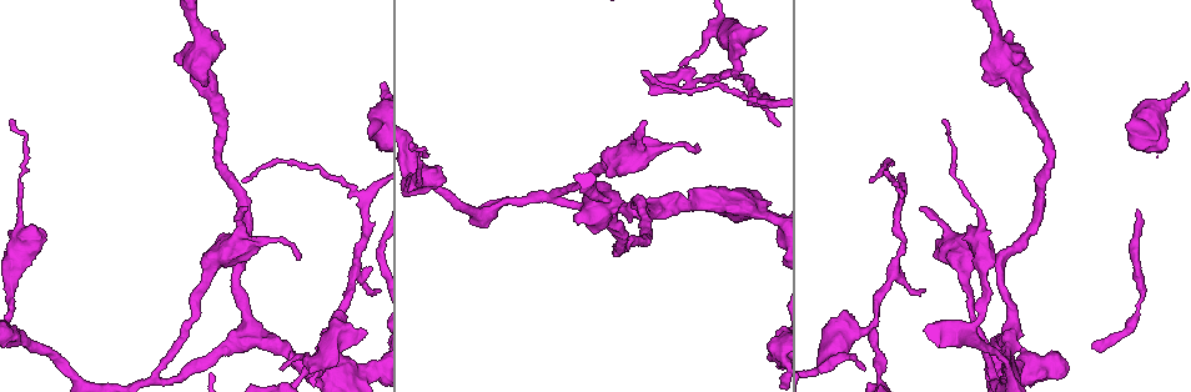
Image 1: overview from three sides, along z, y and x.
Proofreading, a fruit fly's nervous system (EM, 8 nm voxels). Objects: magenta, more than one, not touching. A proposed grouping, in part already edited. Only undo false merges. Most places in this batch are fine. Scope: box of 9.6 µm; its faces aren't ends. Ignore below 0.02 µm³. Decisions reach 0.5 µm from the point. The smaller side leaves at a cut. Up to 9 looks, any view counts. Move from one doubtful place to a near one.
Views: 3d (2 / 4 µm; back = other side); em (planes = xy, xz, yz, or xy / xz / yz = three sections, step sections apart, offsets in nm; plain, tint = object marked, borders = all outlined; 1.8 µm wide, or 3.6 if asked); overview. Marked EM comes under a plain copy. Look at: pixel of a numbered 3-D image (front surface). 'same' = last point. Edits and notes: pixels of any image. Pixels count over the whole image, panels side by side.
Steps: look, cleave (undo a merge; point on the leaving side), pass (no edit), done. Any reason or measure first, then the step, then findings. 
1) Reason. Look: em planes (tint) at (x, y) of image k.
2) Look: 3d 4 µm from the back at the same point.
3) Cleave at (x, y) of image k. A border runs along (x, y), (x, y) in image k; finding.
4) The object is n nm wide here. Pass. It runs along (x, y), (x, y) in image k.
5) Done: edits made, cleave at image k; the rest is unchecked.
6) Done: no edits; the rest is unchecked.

A fork. Look: 3d 2 µm at (764, 101) of image 1.

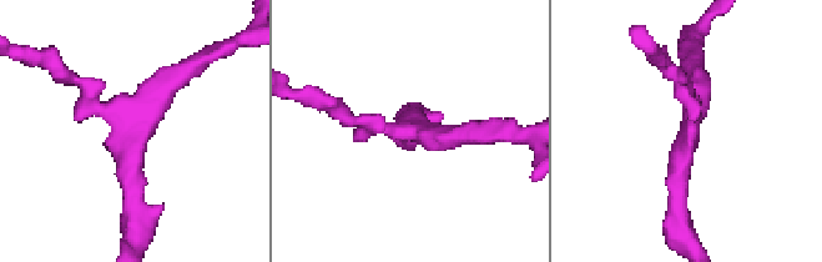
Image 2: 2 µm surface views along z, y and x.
3 arms meet here; shape alone is not enough. Look: em planes (tint) at (406, 129) of image 2.

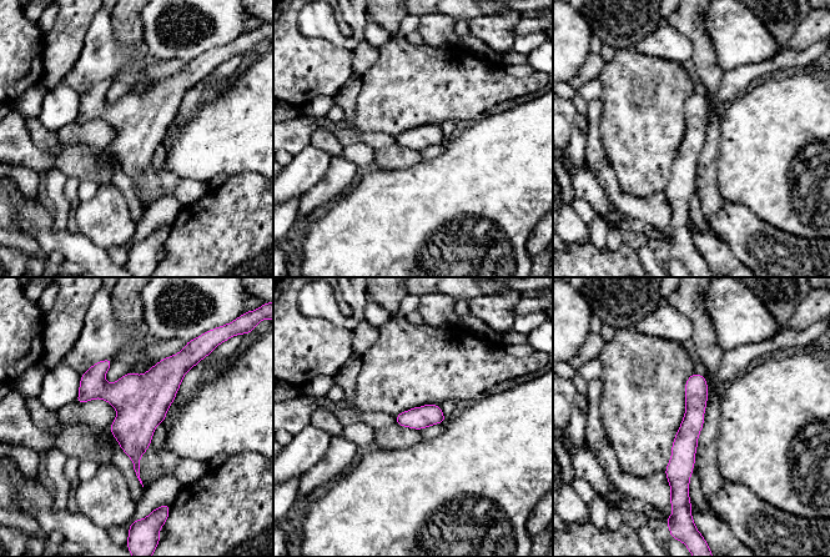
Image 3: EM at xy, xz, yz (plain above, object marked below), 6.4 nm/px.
Pass. One neuron here.

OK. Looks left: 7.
Sudden change in width. Look: 3d 2 µm at (207, 89) of image 1.

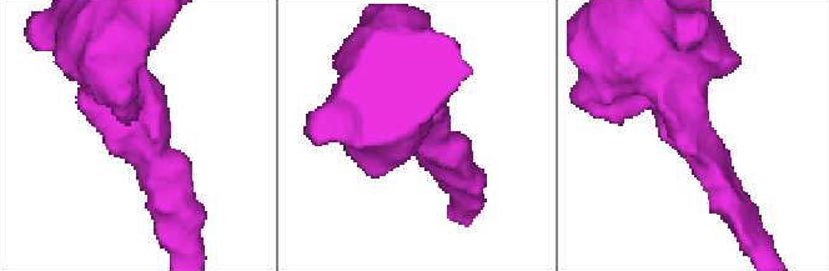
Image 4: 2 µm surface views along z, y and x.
Look: em 3.6 µm yz step 8 (tint) at (684, 123) of image 4.

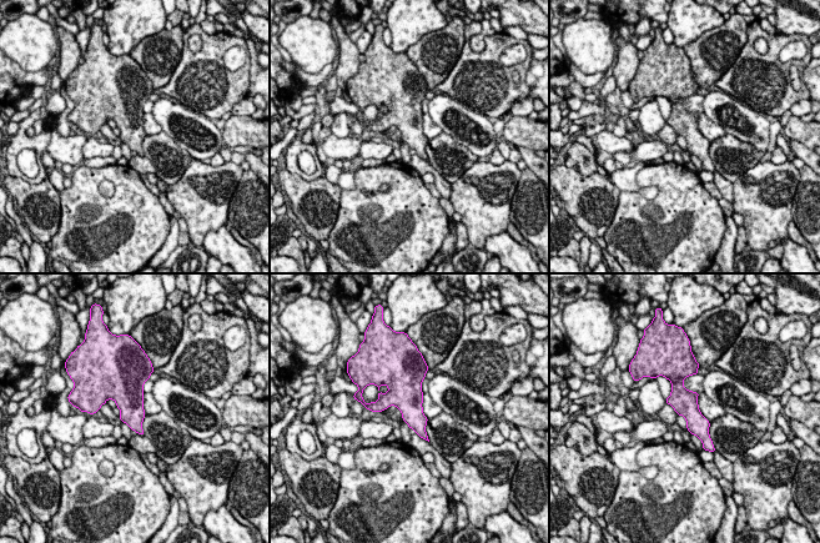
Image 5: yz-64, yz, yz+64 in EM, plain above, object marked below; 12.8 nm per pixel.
Cut it another way. Look: em 3.6 µm planes (tint) at the same point.

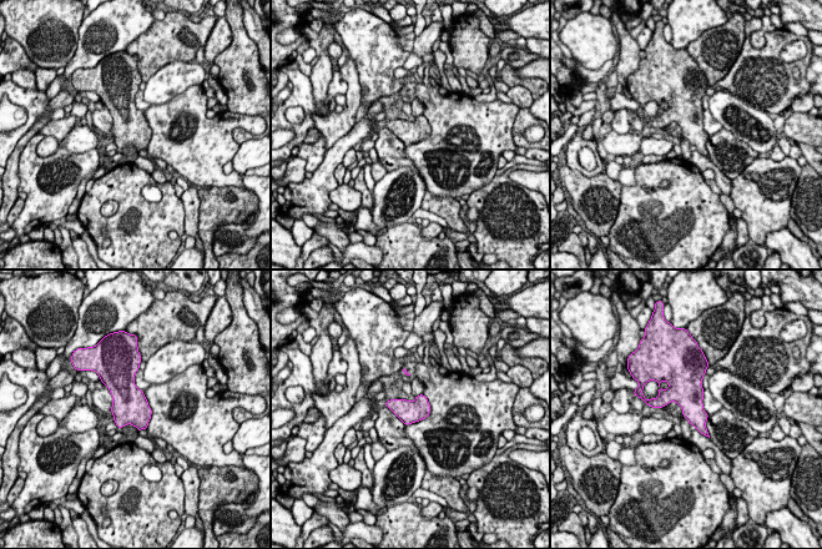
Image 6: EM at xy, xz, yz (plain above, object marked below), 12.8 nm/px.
The object is 300 nm wide here. Pass. One neuron here.

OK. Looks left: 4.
Thick turns thin. Look: 3d 2 µm at (18, 206) of image 1.

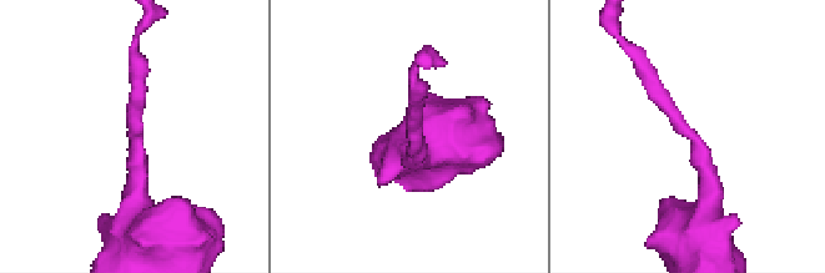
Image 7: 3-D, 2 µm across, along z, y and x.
Look: em planes (tint) at (692, 138) of image 7.

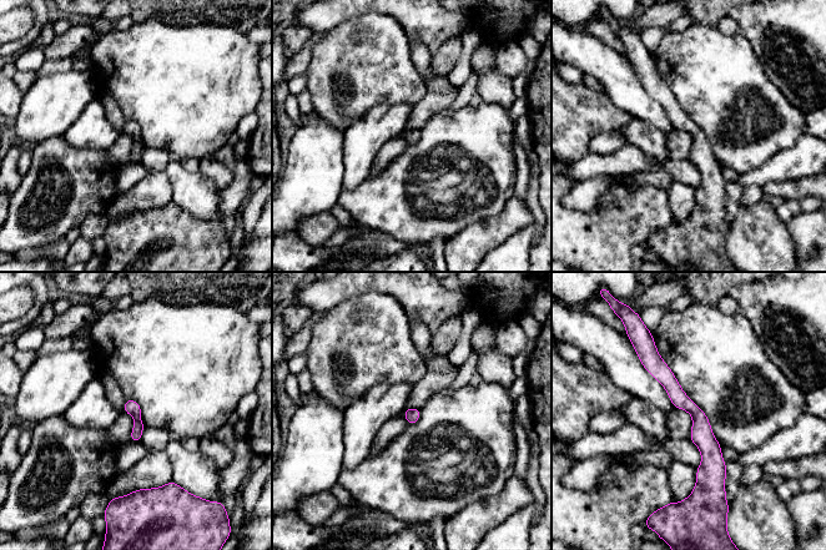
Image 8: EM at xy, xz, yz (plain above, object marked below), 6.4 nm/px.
The object is 100 nm wide here. Pass. All the same neuron.

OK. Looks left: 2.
Branch point. Look: em yz step 8 (tint) at (255, 339) of image 1.

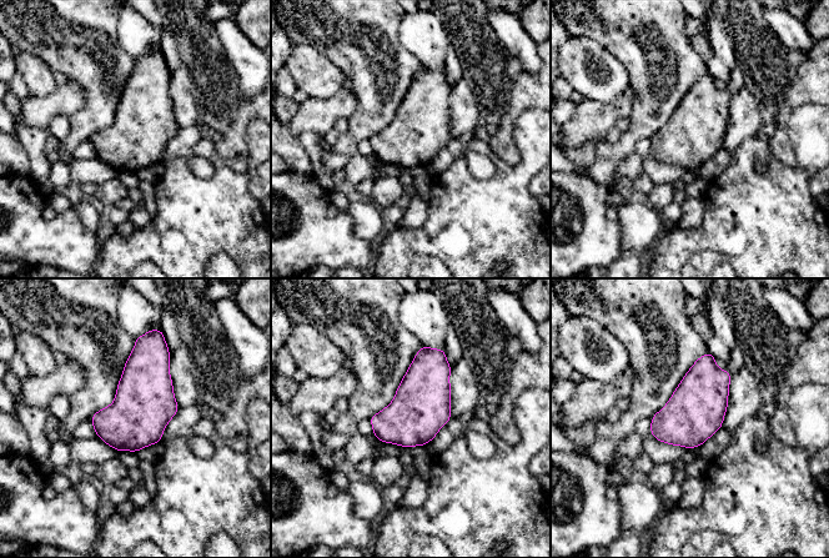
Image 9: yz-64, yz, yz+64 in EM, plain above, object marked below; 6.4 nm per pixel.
Look: em planes (tint) at the same point.

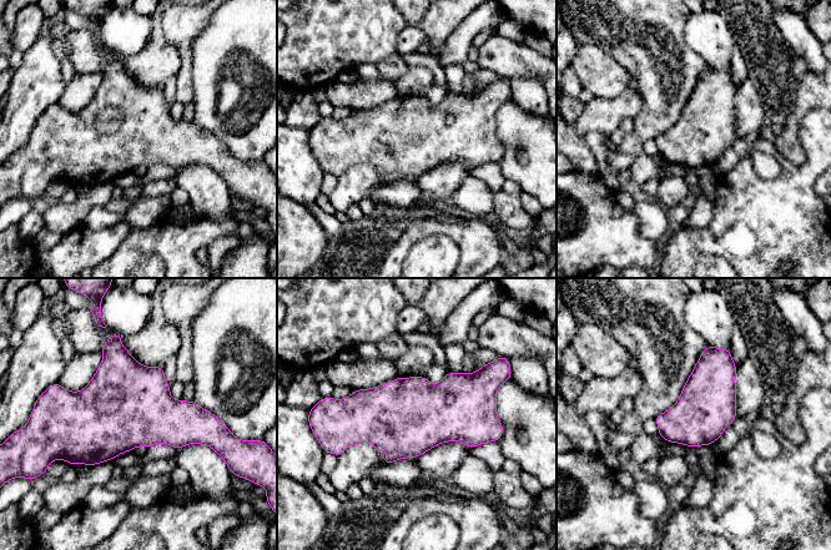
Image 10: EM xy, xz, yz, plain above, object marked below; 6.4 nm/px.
Pass. Continuous, no second neuron.

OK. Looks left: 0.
Done: no edits; the rest is unchecked.

